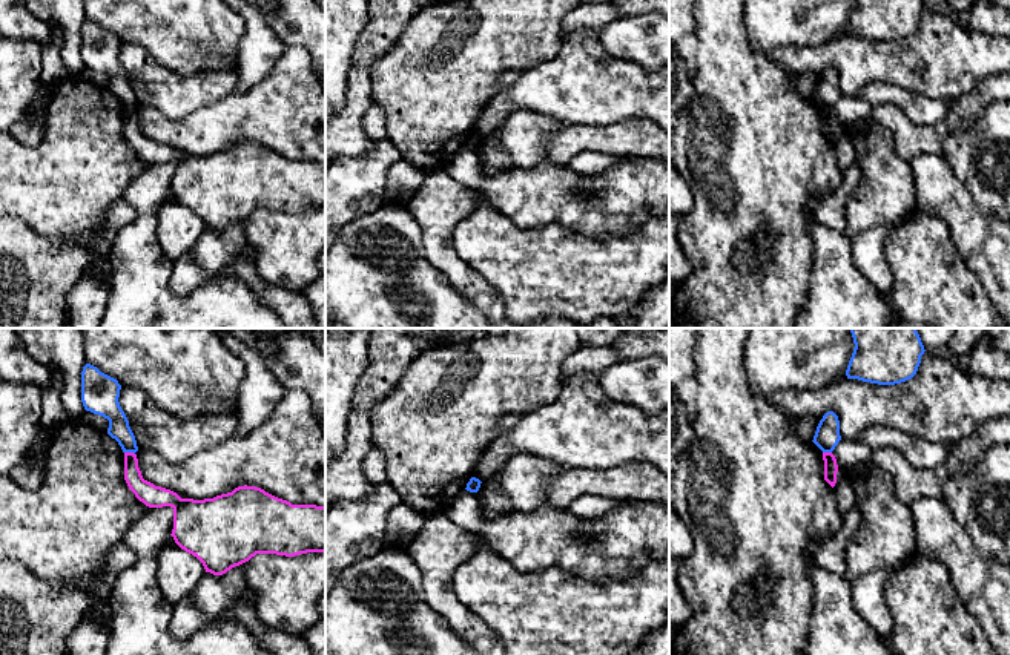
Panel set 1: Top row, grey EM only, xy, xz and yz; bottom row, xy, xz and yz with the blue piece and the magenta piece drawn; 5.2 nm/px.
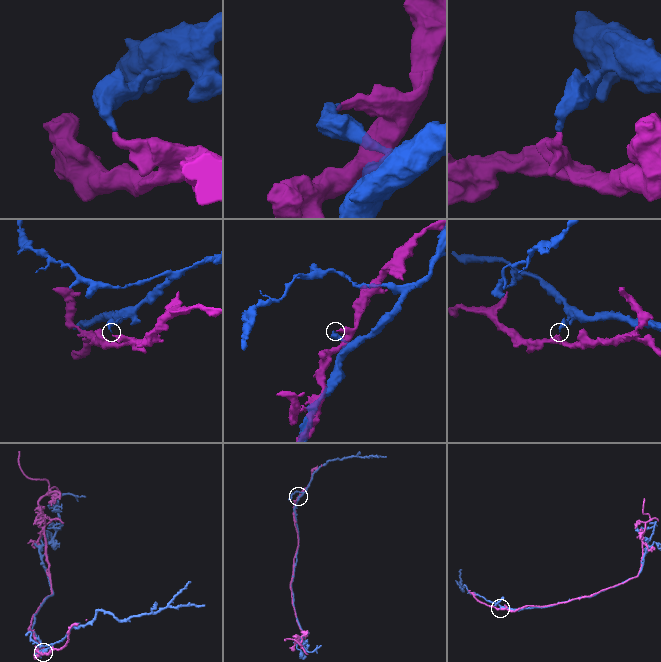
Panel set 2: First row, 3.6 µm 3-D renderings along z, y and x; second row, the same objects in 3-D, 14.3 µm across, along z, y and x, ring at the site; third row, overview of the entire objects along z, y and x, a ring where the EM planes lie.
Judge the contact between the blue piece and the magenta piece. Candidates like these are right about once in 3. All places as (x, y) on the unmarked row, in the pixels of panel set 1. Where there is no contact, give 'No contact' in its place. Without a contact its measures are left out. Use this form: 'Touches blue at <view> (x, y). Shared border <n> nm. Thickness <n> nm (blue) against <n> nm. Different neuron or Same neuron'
Touches blue at xy (129, 108). Shared border 60 nm. Thickness 110 nm (blue) against 110 nm. Different neuron

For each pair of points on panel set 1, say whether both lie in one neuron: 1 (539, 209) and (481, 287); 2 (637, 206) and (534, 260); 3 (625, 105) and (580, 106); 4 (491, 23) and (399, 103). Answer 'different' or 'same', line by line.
1: different
2: different
3: same
4: same

